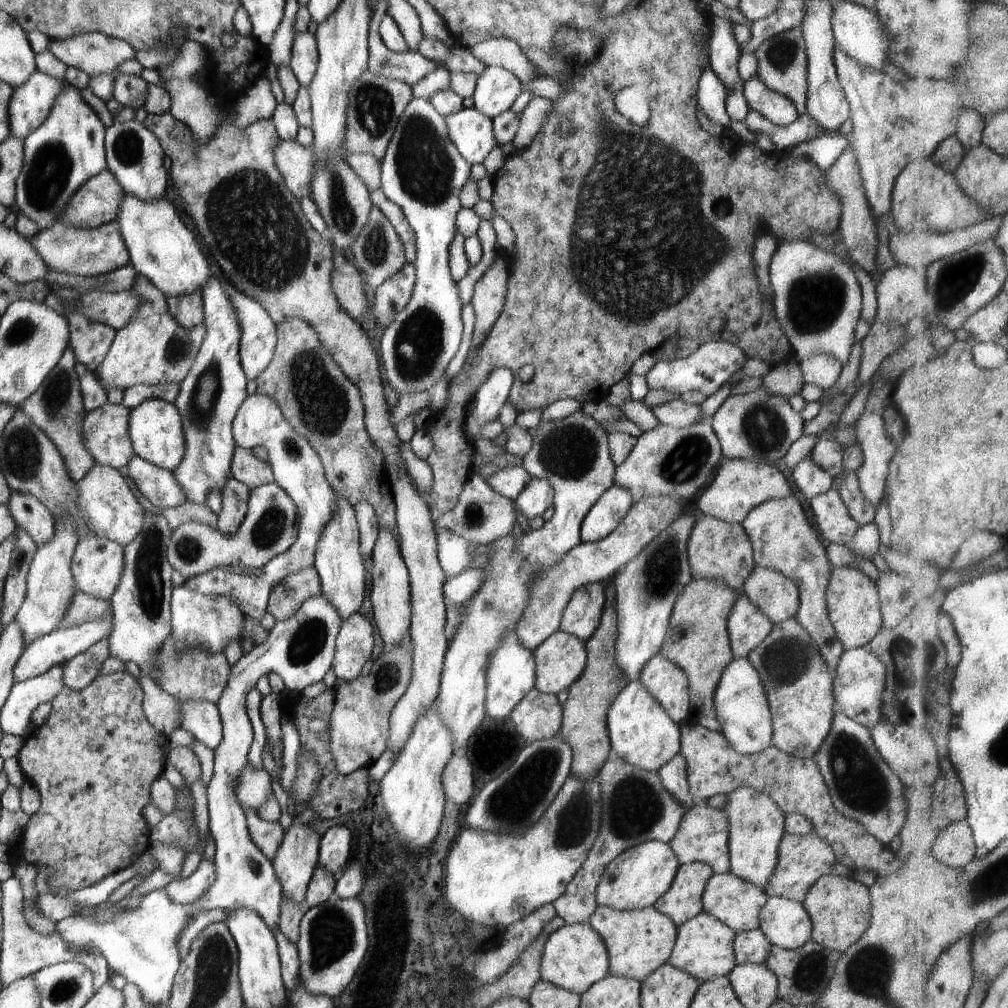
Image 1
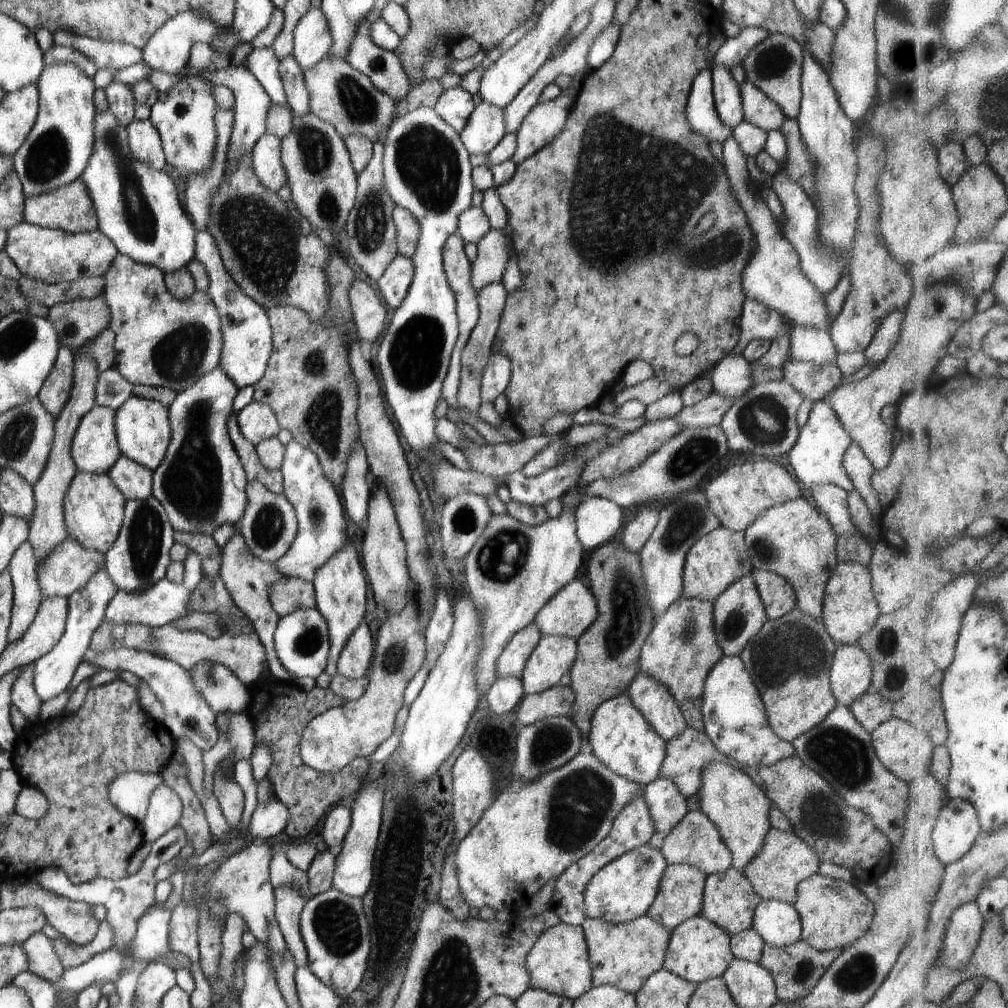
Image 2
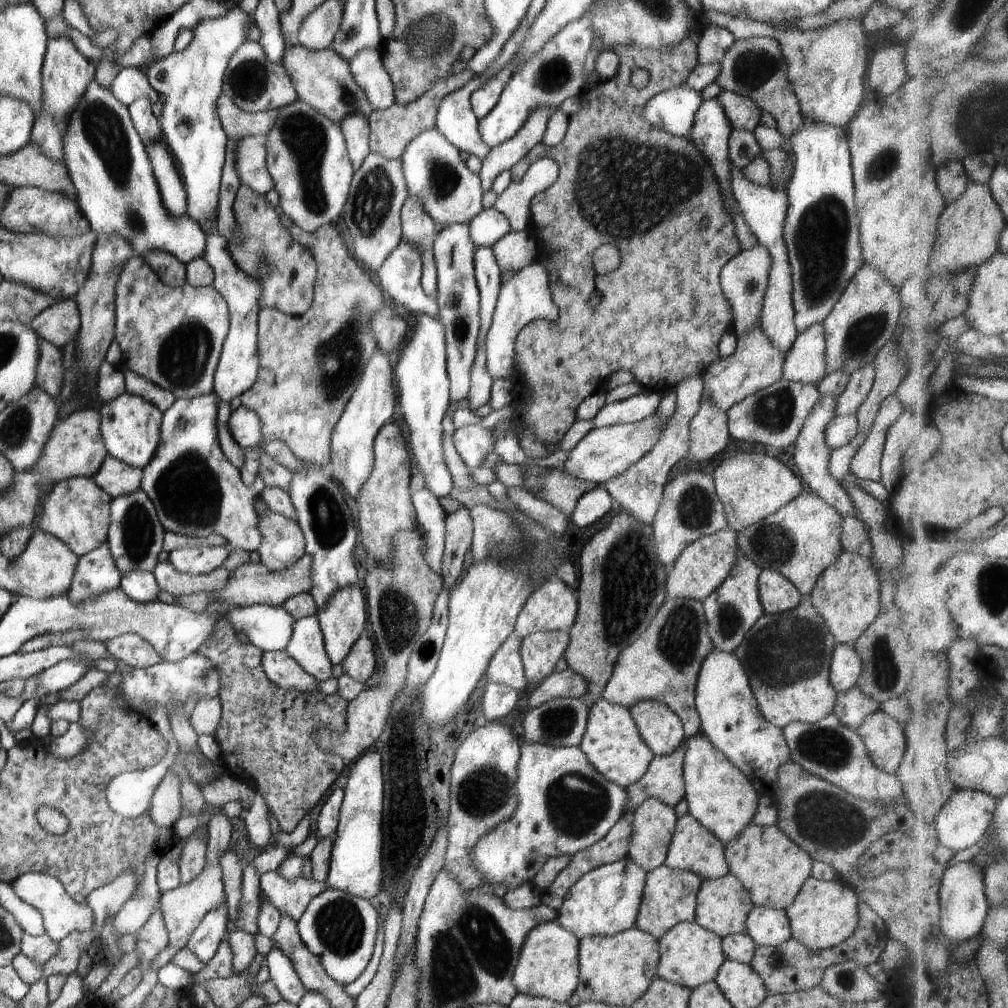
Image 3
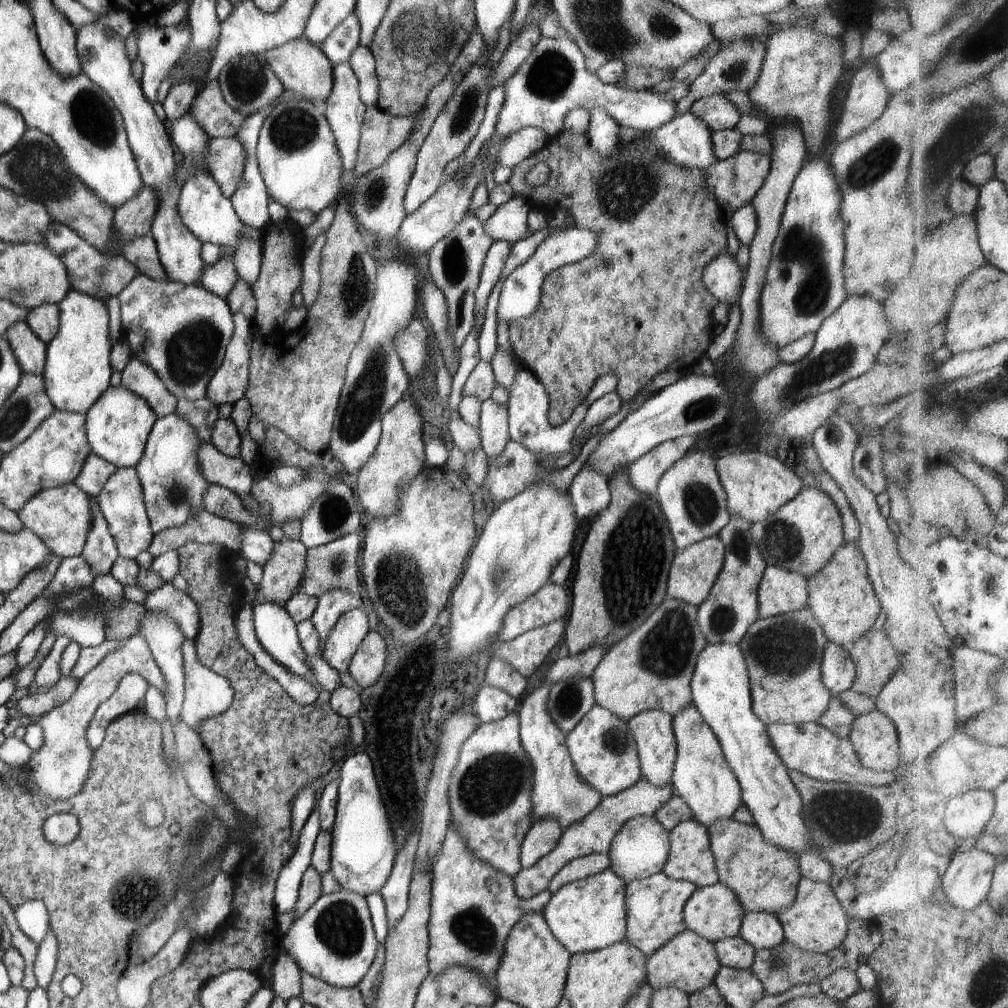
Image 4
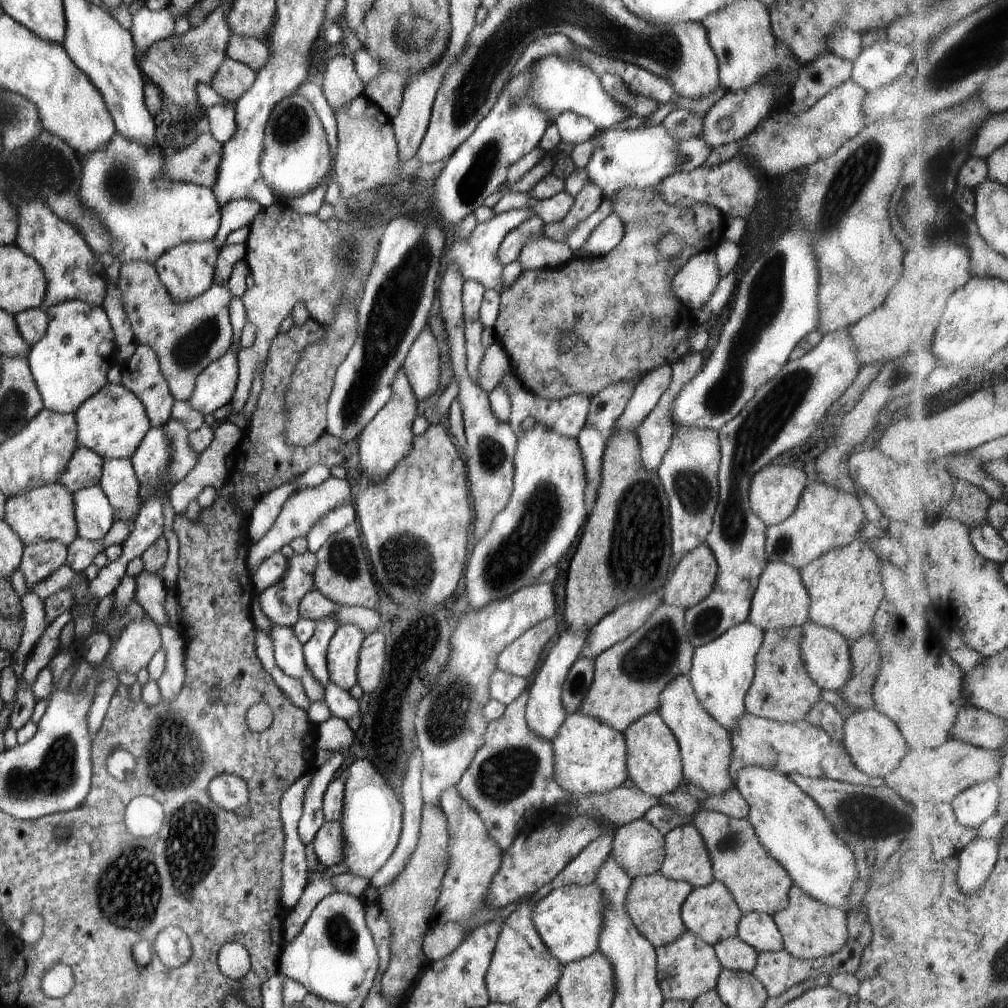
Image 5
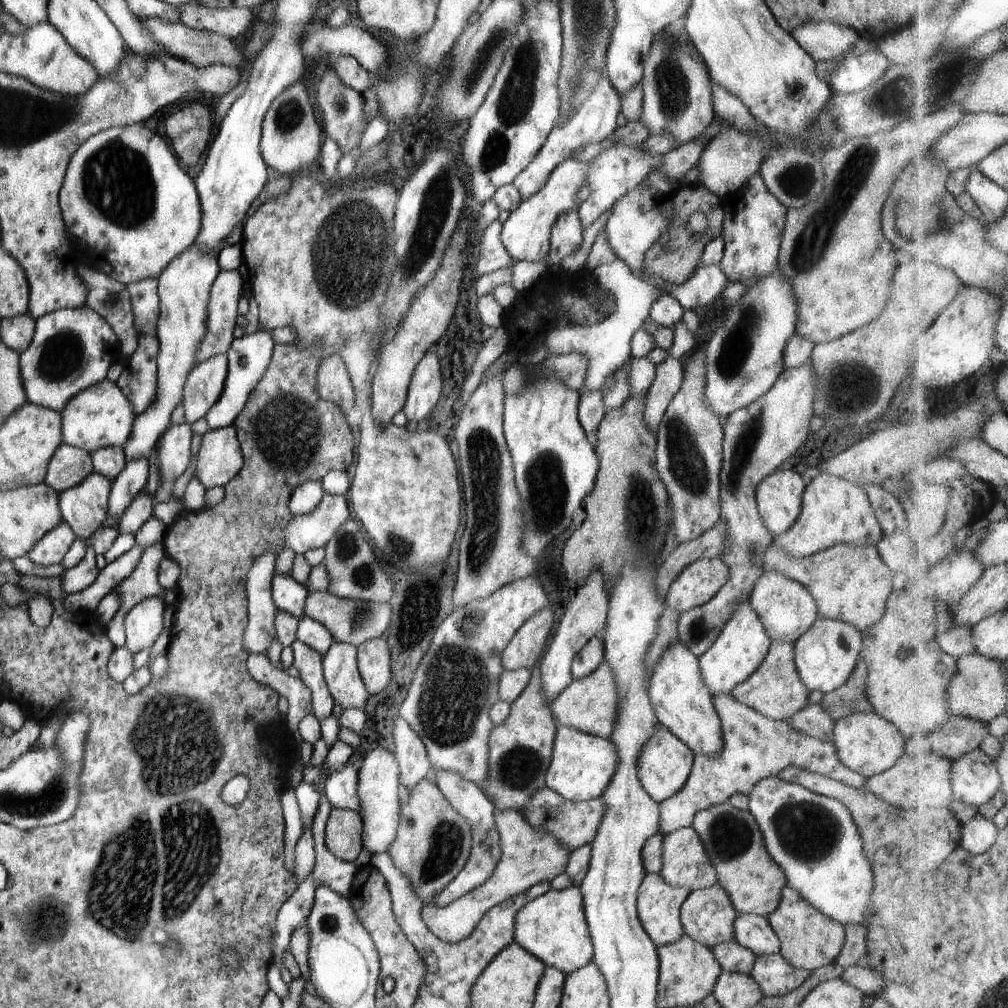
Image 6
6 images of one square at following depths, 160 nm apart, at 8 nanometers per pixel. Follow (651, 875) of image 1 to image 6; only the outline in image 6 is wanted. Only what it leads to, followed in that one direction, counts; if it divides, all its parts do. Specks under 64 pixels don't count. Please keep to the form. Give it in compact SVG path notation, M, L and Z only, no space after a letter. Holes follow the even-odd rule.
M579 887L555 891L550 889L538 898L524 903L513 922L513 940L541 960L546 967L554 967L565 975L586 966L593 957L590 931L583 914L582 893Z

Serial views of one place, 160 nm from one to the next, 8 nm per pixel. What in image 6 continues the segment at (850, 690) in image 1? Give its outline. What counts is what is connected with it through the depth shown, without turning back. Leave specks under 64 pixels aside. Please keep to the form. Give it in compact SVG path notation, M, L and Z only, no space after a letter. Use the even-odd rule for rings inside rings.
M819 616L793 645L794 662L800 680L808 691L817 690L825 695L840 688L852 674L862 648L862 635L847 622Z

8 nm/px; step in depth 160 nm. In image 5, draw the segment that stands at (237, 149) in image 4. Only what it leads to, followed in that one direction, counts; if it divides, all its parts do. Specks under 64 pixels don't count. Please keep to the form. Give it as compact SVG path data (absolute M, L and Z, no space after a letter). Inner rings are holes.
M210 133L200 134L188 147L171 156L164 155L162 170L172 181L192 182L211 188L220 162L221 143Z

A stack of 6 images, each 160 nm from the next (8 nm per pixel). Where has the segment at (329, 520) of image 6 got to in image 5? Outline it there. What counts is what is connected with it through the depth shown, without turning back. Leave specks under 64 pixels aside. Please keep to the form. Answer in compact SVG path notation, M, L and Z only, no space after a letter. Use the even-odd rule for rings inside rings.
M330 477L326 482L314 488L307 488L298 491L287 498L281 513L278 515L273 527L257 543L250 543L247 556L247 569L250 576L257 571L259 564L264 562L272 553L280 551L284 544L290 544L294 539L305 538L309 530L319 521L328 511L334 510L343 504L348 503L350 499L350 485L346 479L337 479Z

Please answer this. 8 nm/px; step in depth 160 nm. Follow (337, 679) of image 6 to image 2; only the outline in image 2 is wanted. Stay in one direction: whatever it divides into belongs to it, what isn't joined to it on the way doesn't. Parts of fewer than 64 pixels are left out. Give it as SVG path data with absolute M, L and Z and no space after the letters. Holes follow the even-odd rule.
M347 540L344 548L316 571L312 582L315 588L316 610L324 617L328 625L329 659L325 672L331 675L337 673L340 655L352 633L363 621L366 606L368 606L363 564L360 555L350 541Z

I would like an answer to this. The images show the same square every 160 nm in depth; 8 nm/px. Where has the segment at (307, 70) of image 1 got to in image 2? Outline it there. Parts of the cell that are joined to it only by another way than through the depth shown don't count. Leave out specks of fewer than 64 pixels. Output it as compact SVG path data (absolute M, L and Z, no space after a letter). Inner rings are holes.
M311 6L296 23L293 57L302 70L308 70L329 55L332 45L329 22L324 11Z

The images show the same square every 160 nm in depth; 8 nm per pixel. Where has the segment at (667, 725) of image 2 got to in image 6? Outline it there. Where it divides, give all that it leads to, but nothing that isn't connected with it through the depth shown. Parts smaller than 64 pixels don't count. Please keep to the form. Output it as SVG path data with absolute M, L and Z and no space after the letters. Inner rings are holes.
M659 724L659 728L651 736L651 740L644 745L643 752L639 758L638 774L641 785L650 795L652 800L657 803L673 797L677 792L682 790L684 783L690 776L691 766L693 763L693 752L676 738L667 728Z

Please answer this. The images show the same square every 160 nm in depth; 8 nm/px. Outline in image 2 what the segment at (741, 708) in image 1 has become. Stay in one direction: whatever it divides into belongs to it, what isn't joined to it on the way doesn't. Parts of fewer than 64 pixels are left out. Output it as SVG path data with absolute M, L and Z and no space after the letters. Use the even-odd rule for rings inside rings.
M722 655L708 671L701 696L701 713L708 738L731 761L744 766L767 767L795 754L793 744L772 730L760 693L739 655Z

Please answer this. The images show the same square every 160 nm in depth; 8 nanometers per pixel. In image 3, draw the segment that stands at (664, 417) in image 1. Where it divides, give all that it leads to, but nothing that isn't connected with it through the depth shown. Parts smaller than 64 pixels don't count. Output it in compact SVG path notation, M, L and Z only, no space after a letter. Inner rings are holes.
M756 324L748 334L737 336L738 346L736 352L730 358L718 358L716 362L708 366L702 375L704 377L703 392L706 392L714 406L722 412L728 412L732 406L744 400L757 391L769 388L783 379L784 357L778 348L770 342L764 334L761 324Z

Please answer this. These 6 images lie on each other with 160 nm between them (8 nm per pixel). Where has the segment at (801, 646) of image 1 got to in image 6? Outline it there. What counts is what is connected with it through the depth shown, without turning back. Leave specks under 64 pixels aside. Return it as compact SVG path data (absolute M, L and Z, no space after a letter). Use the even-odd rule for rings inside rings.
M781 640L771 641L766 658L748 678L744 679L744 682L735 686L731 695L738 702L753 708L756 712L768 718L777 721L790 718L793 714L808 706L807 698L810 692L796 672L794 657L793 643L782 642Z

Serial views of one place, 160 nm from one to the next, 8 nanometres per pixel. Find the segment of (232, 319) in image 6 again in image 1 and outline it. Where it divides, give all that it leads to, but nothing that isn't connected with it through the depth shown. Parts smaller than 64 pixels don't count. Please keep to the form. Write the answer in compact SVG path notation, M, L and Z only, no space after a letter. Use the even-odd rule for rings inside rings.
M138 271L135 272L135 281L128 292L139 299L139 305L128 319L127 325L117 332L106 358L95 371L91 372L92 375L105 389L109 386L117 386L124 390L136 385L165 385L168 383L181 386L184 379L188 376L206 338L206 325L200 323L198 326L190 328L180 326L176 319L167 311L165 294L161 293L156 286Z

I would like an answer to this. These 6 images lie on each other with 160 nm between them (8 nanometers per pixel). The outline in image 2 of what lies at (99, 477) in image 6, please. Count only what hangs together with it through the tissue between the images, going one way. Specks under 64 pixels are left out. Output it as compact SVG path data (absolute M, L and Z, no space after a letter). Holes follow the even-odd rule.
M100 565L99 569L89 578L89 581L78 588L67 598L68 614L65 631L52 650L33 662L33 685L34 691L41 702L46 702L57 697L67 690L72 682L75 670L82 662L84 653L89 647L92 633L97 626L103 623L105 610L108 603L118 592L115 582L108 576L106 565Z

